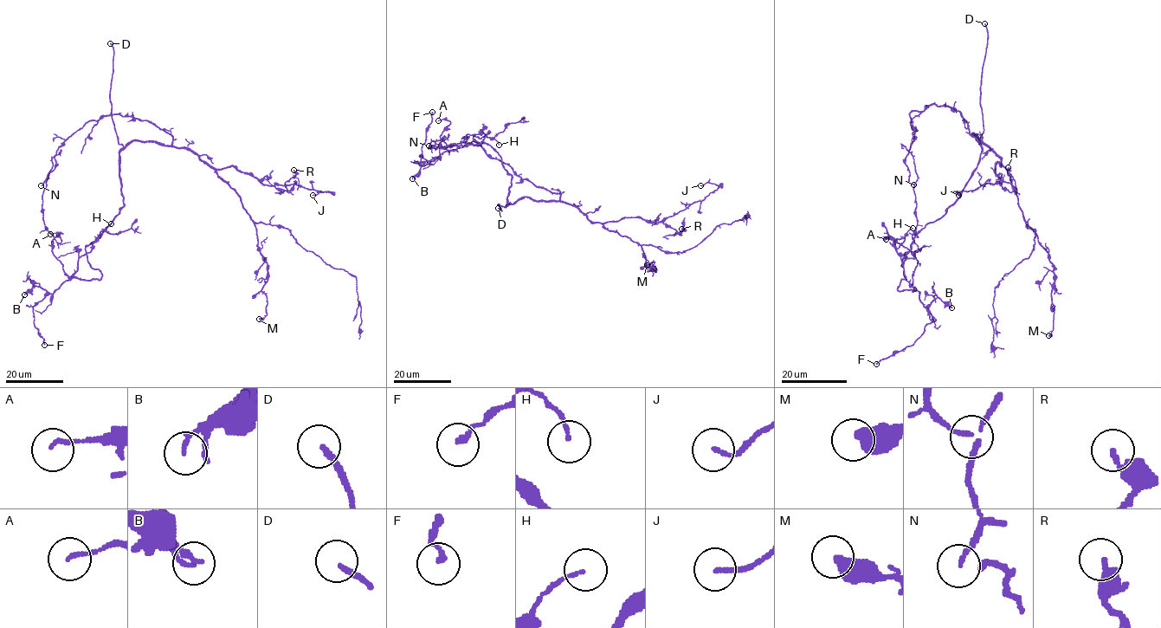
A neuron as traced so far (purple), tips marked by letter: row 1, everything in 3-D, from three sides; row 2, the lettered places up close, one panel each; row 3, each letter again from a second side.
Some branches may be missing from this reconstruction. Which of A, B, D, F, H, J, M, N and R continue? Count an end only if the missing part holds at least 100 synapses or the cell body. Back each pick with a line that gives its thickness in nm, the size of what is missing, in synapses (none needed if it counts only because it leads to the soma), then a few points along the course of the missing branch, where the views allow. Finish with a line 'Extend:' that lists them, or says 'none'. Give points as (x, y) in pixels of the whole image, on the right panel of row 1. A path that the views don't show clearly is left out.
D: Thickness 180 nm
Extend: D

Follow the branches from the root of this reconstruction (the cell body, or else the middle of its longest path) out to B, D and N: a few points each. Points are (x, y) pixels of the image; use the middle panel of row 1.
B: (545, 200), (520, 197), (507, 205), (512, 177), (499, 155), (474, 135), (422, 165), (412, 178)
D: (545, 200), (520, 197), (505, 207), (499, 203), (501, 210), (498, 208)
N: (545, 200), (558, 201), (560, 195), (522, 179), (476, 142), (448, 145), (442, 138), (428, 145)

